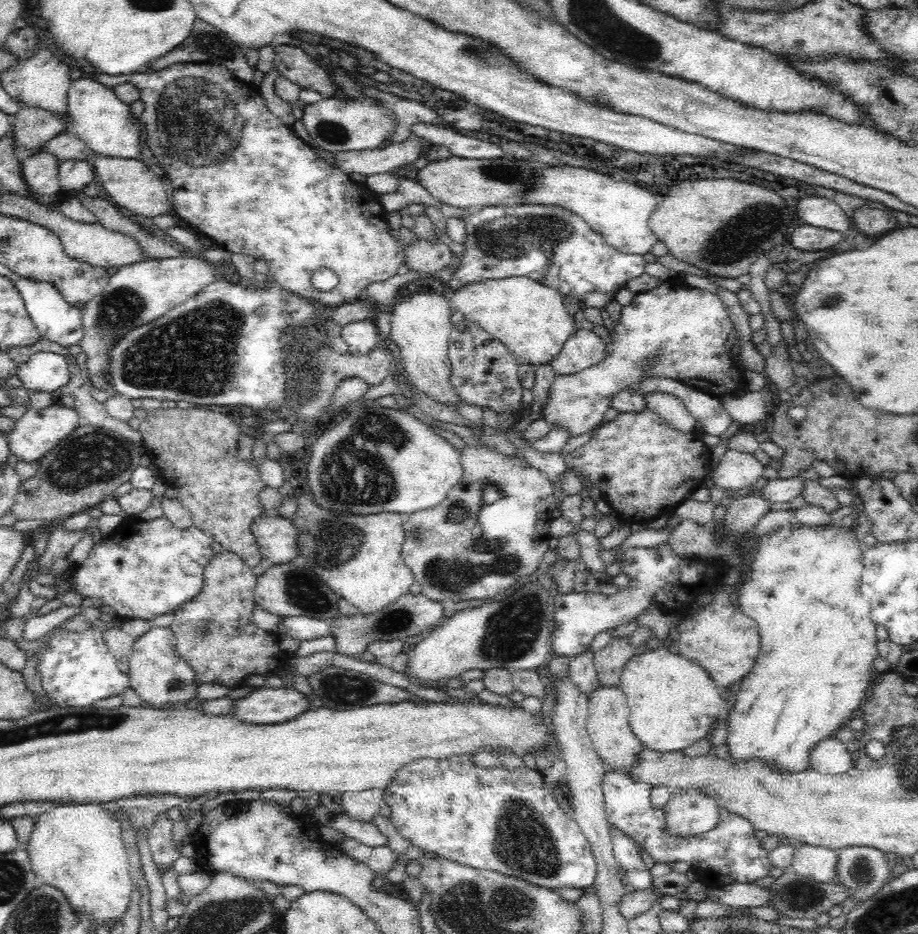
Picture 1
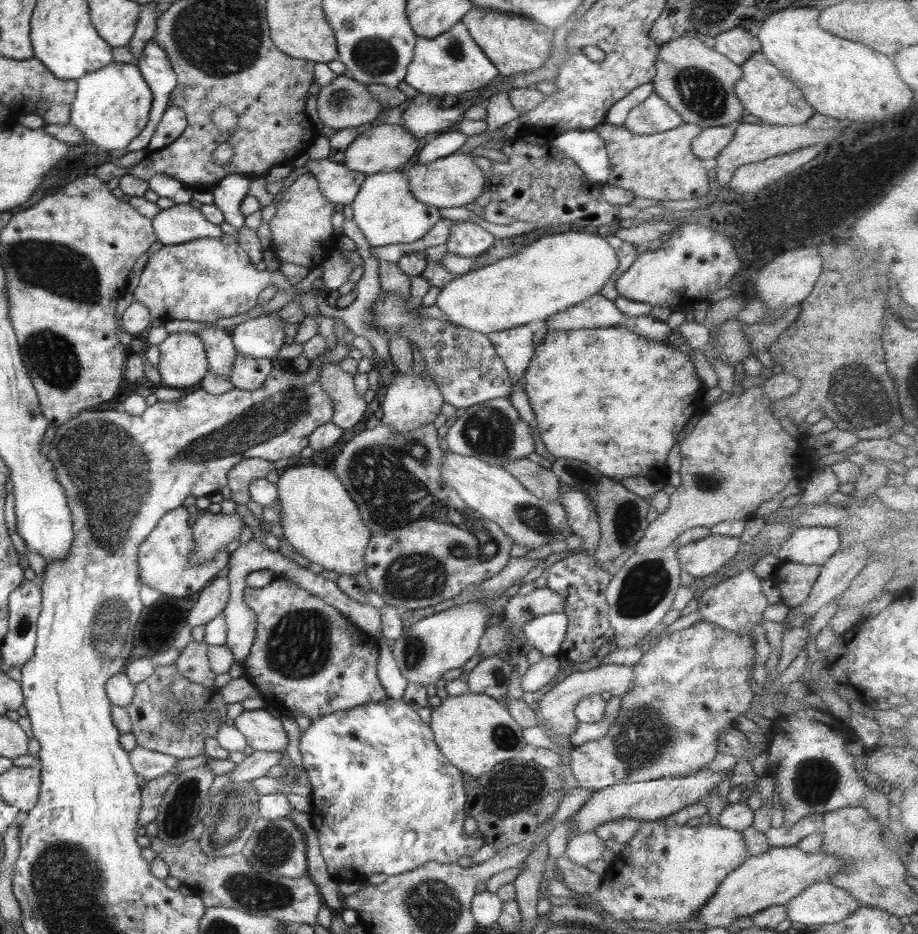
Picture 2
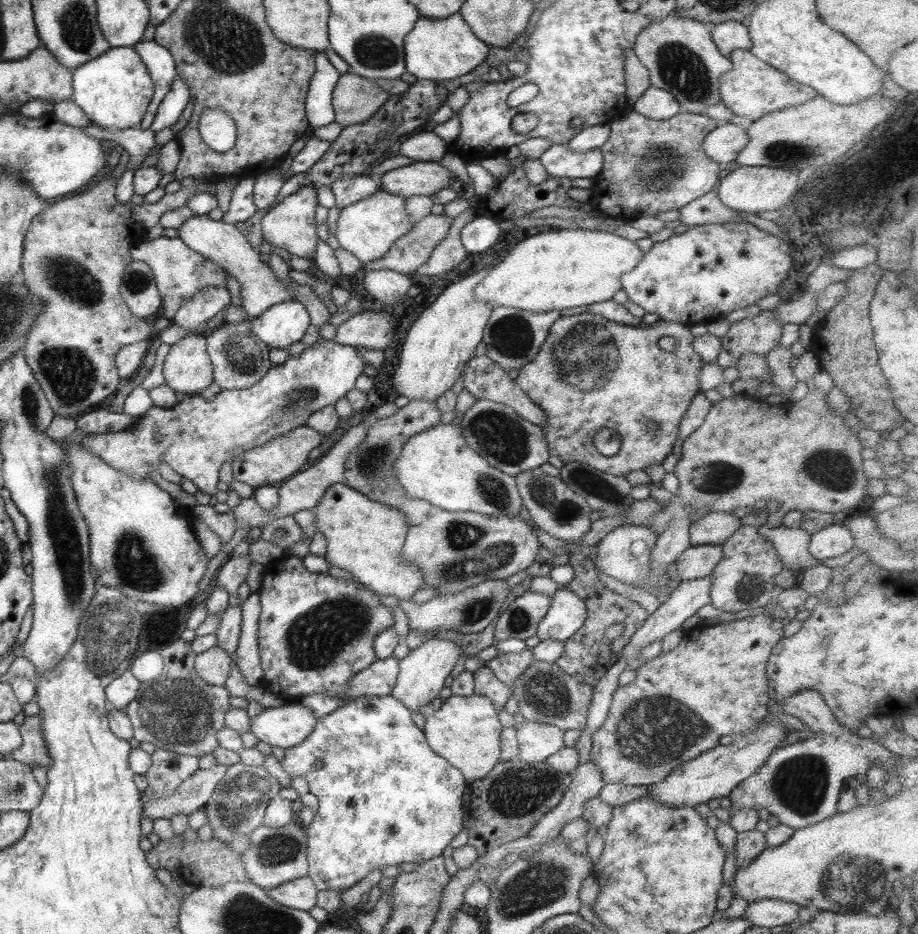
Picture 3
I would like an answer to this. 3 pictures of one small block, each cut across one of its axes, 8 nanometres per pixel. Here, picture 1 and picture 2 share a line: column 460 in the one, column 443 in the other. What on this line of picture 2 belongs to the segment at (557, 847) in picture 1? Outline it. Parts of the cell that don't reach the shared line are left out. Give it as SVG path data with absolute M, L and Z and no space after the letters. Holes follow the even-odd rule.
M387 698L380 702L369 702L355 708L349 708L347 711L317 716L301 733L298 749L302 756L302 767L312 788L309 794L310 811L308 815L311 826L316 832L320 853L327 865L327 872L335 882L365 882L371 874L395 876L409 872L426 862L456 863L461 856L471 856L476 848L481 848L481 845L484 844L484 838L478 832L466 835L462 827L466 818L464 812L465 789L463 782L461 782L463 774L439 752L430 726L421 722L417 712L402 700Z

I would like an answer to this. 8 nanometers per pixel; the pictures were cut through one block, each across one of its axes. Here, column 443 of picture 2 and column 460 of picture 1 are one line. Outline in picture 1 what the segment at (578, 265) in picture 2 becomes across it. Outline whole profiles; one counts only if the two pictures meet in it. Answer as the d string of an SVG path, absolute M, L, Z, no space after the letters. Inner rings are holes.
M509 276L506 278L491 278L470 281L453 289L452 296L448 296L447 305L451 312L460 312L463 320L477 324L492 338L505 344L514 354L520 365L550 363L561 351L562 345L572 336L574 319L564 309L564 299L560 293L527 276Z

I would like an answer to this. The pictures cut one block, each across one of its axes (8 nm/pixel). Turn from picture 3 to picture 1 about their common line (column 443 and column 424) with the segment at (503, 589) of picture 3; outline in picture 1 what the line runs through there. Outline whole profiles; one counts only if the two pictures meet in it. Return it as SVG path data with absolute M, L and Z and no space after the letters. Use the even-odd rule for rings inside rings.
M406 593L400 600L386 606L384 610L374 614L359 614L355 617L344 615L336 616L331 621L330 633L336 637L336 648L334 651L346 656L358 656L363 652L366 645L373 640L392 640L408 638L414 634L419 634L430 629L442 618L444 614L443 601L429 599L425 594Z

